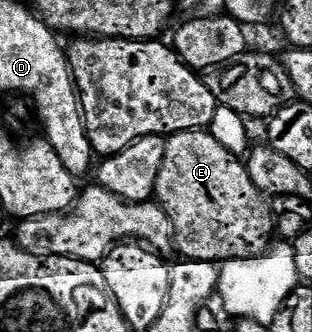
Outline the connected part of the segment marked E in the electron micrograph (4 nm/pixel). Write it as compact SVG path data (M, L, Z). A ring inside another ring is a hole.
M208 129L204 130L185 130L182 134L168 135L165 143L165 155L163 156L163 168L159 168L159 176L157 177L157 188L155 191L155 201L158 206L161 206L167 212L172 212L171 221L173 224L173 236L175 239L176 253L181 253L182 259L191 262L215 262L218 264L225 263L229 259L236 258L255 258L266 253L270 249L271 241L269 237L274 237L275 234L275 219L267 205L266 199L255 188L255 184L251 180L248 169L237 170L237 163L241 160L237 155L227 152L227 148L223 148L223 144L219 144L219 140L215 140L215 136L210 134Z

